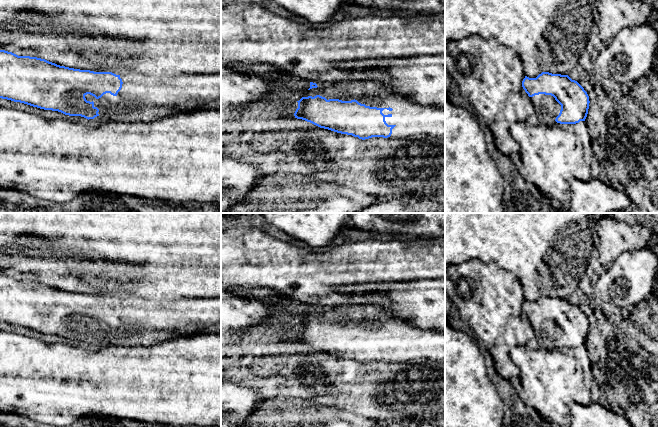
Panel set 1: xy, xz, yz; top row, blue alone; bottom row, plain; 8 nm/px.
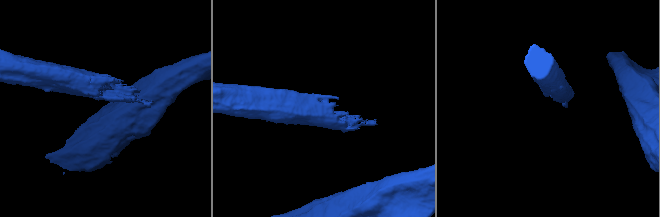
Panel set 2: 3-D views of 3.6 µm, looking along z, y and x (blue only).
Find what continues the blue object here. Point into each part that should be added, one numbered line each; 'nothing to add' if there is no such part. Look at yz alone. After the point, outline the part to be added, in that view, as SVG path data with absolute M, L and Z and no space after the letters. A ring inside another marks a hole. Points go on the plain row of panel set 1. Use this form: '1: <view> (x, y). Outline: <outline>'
1: yz (547, 332). Outline: M539 318L530 321L535 331L538 347L548 350L562 349L555 345L561 334L561 329L551 319Z

